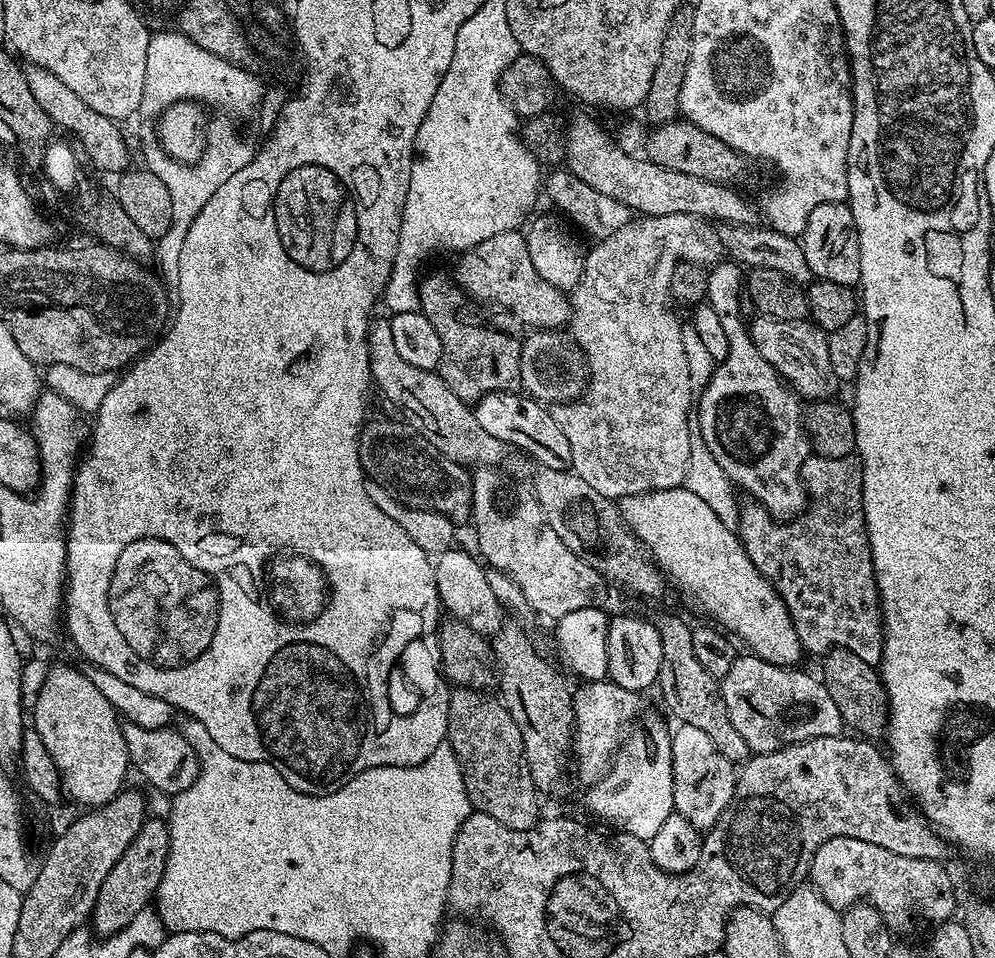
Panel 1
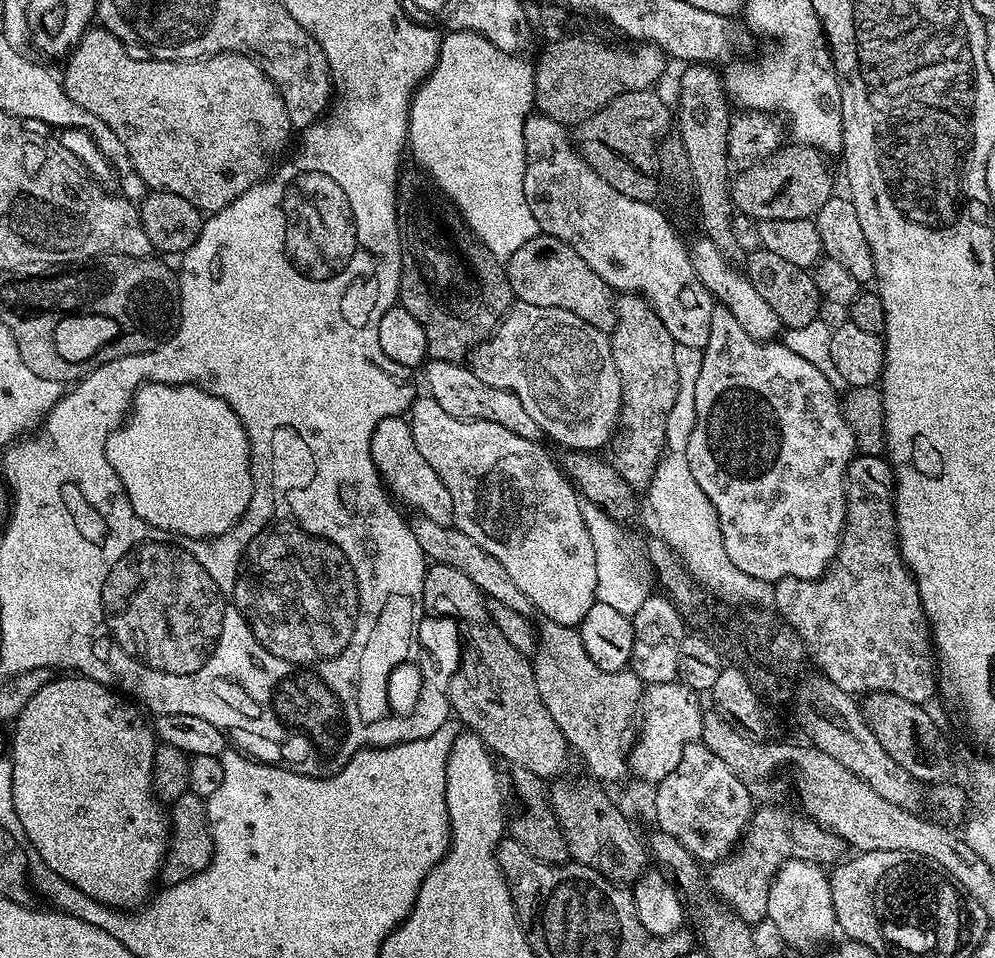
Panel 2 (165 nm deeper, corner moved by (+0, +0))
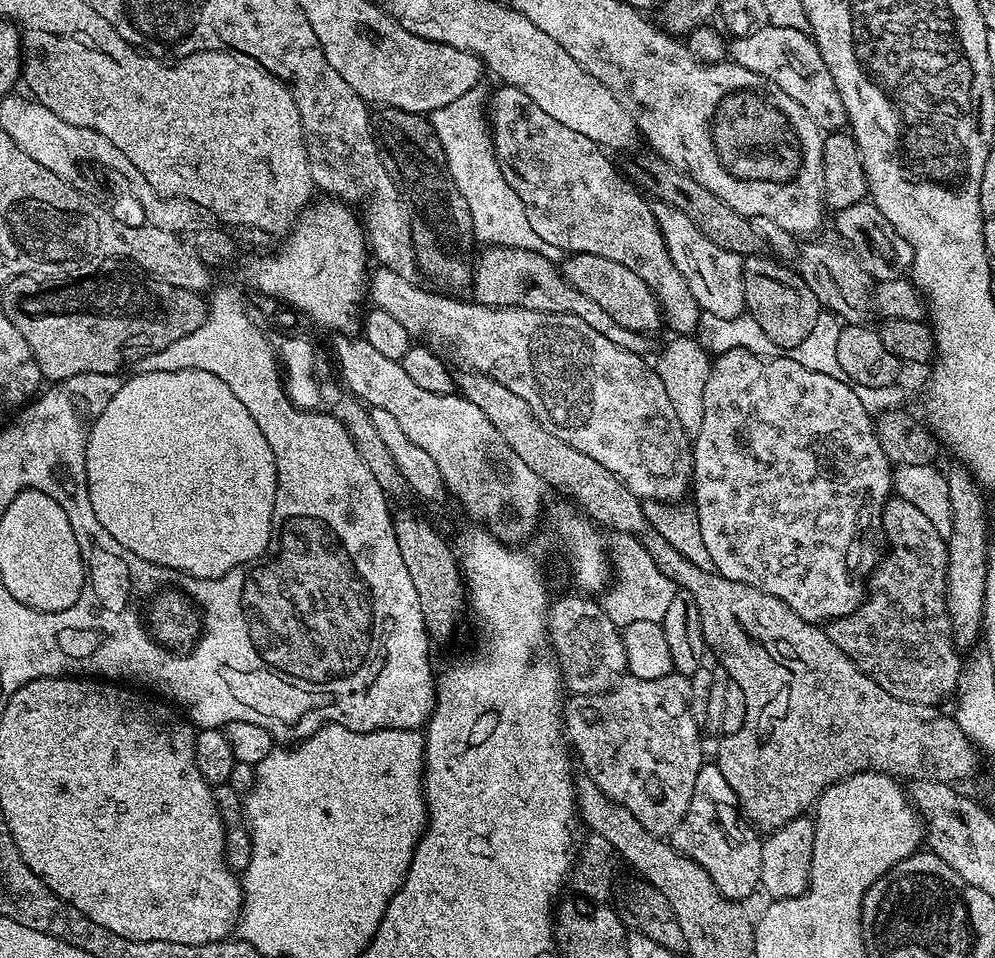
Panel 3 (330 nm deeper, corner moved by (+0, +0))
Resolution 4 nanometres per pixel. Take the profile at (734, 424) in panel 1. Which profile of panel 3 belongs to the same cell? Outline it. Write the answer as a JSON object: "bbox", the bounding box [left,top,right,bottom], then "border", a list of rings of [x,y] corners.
{"bbox":[690,347,893,622],"border":[[[747,347],[729,348],[725,352],[719,353],[712,360],[712,369],[706,378],[706,392],[702,394],[702,430],[694,433],[694,443],[692,444],[692,482],[690,485],[691,495],[696,495],[694,499],[694,507],[696,509],[696,517],[698,518],[698,526],[702,534],[702,542],[706,546],[706,554],[708,555],[708,564],[720,575],[730,578],[734,582],[742,582],[746,586],[754,586],[758,590],[762,590],[766,594],[770,594],[774,598],[778,598],[786,606],[790,606],[790,610],[797,612],[802,619],[809,622],[831,622],[848,616],[860,605],[866,595],[866,581],[871,577],[877,563],[876,556],[876,532],[881,527],[884,518],[884,505],[888,503],[893,495],[892,474],[893,465],[888,463],[886,454],[882,454],[882,446],[876,437],[876,426],[873,417],[866,410],[866,406],[862,406],[862,402],[858,398],[858,394],[854,394],[852,384],[840,376],[831,376],[830,374],[822,374],[818,370],[810,370],[806,366],[802,366],[802,362],[794,362],[791,355],[776,354],[773,360],[763,360],[760,356],[755,356],[752,352],[747,352]]]}

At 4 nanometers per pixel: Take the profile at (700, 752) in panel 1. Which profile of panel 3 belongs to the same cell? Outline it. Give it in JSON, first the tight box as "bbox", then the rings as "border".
{"bbox":[678,762,764,902],"border":[[[715,762],[705,763],[701,768],[698,782],[694,782],[694,798],[690,798],[688,813],[678,832],[684,835],[684,855],[710,874],[726,899],[744,902],[752,891],[760,888],[764,845],[761,837],[756,837],[757,829],[742,819],[734,790],[730,790],[730,782],[726,782]]]}

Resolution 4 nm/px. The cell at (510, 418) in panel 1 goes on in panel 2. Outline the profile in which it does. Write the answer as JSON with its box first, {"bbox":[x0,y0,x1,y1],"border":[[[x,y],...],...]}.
{"bbox":[423,359,542,441],"border":[[[429,359],[423,365],[423,372],[424,384],[428,387],[425,388],[427,395],[431,396],[434,402],[438,402],[438,406],[442,406],[442,410],[446,410],[446,414],[450,414],[450,418],[498,422],[502,426],[506,426],[506,430],[510,430],[522,438],[535,441],[541,439],[542,433],[538,422],[534,422],[534,418],[530,418],[530,414],[526,414],[522,402],[518,402],[516,395],[506,390],[498,390],[494,386],[486,386],[486,382],[482,382],[482,378],[478,378],[472,372],[471,367],[460,362],[451,364],[445,360]]]}

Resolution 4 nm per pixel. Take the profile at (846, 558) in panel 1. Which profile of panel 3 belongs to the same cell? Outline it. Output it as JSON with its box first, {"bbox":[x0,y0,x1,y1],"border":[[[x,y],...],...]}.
{"bbox":[826,495,962,705],"border":[[[893,495],[884,505],[882,532],[892,536],[892,556],[877,563],[866,584],[863,602],[848,616],[831,621],[826,631],[829,638],[861,668],[874,678],[886,694],[911,704],[943,705],[943,700],[955,693],[956,683],[962,675],[960,656],[952,639],[951,618],[947,610],[947,546],[945,537],[934,530],[926,518],[910,502]]]}

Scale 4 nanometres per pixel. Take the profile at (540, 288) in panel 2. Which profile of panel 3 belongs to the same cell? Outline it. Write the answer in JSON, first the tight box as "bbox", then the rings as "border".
{"bbox":[563,253,662,334],"border":[[[573,253],[563,266],[565,279],[578,291],[599,304],[614,320],[628,330],[650,334],[662,324],[662,309],[656,296],[646,286],[646,282],[638,277],[634,271],[627,269],[614,259],[603,258],[602,255]]]}

